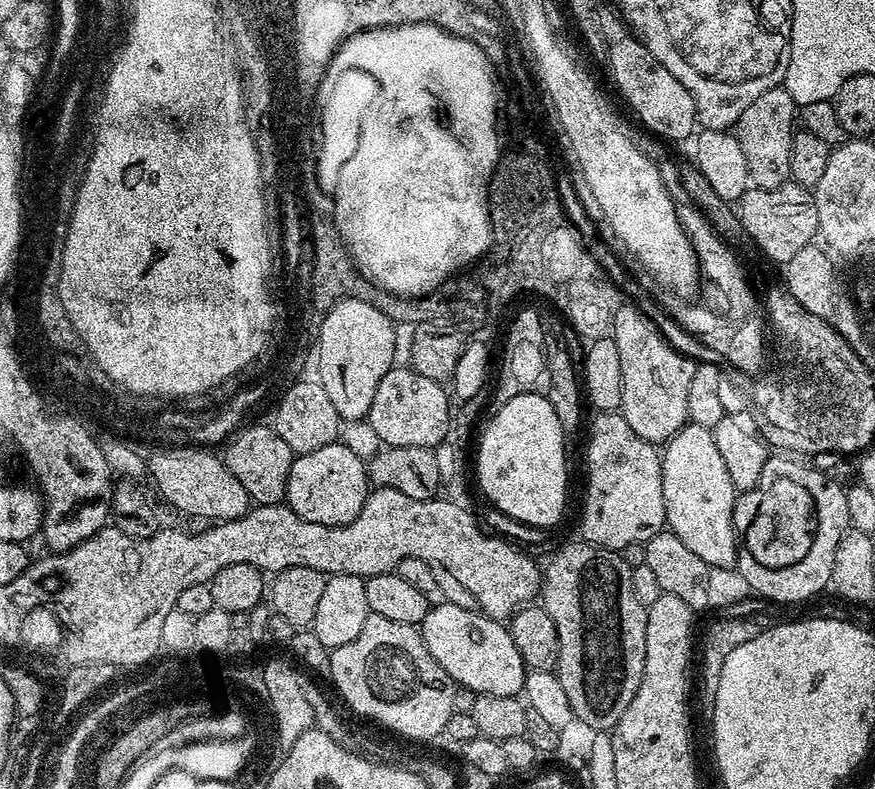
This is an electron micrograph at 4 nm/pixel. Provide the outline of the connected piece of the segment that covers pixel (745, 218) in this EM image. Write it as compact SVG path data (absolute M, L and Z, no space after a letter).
M791 182L780 188L749 187L738 202L738 215L745 237L753 240L776 266L790 262L798 250L817 239L820 231L815 195L809 189Z

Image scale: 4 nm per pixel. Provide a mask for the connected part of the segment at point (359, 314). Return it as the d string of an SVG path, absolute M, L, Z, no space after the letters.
M345 298L340 300L326 314L322 322L320 334L321 374L320 384L330 394L330 402L334 402L334 410L338 410L341 421L365 419L370 410L370 402L374 402L374 390L378 390L378 382L394 366L394 334L396 325L382 310L370 306L370 302L362 302Z

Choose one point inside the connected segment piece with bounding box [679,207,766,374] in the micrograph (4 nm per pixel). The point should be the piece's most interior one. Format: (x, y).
(731, 323)

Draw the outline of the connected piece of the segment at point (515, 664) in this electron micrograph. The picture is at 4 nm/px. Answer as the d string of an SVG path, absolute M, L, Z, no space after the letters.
M440 602L440 605L429 607L422 625L426 650L450 674L450 678L461 688L468 688L472 692L485 696L520 696L524 691L526 669L522 662L522 654L518 654L518 646L514 646L514 638L508 633L507 627L499 620L492 620L470 608L463 608L457 604Z

